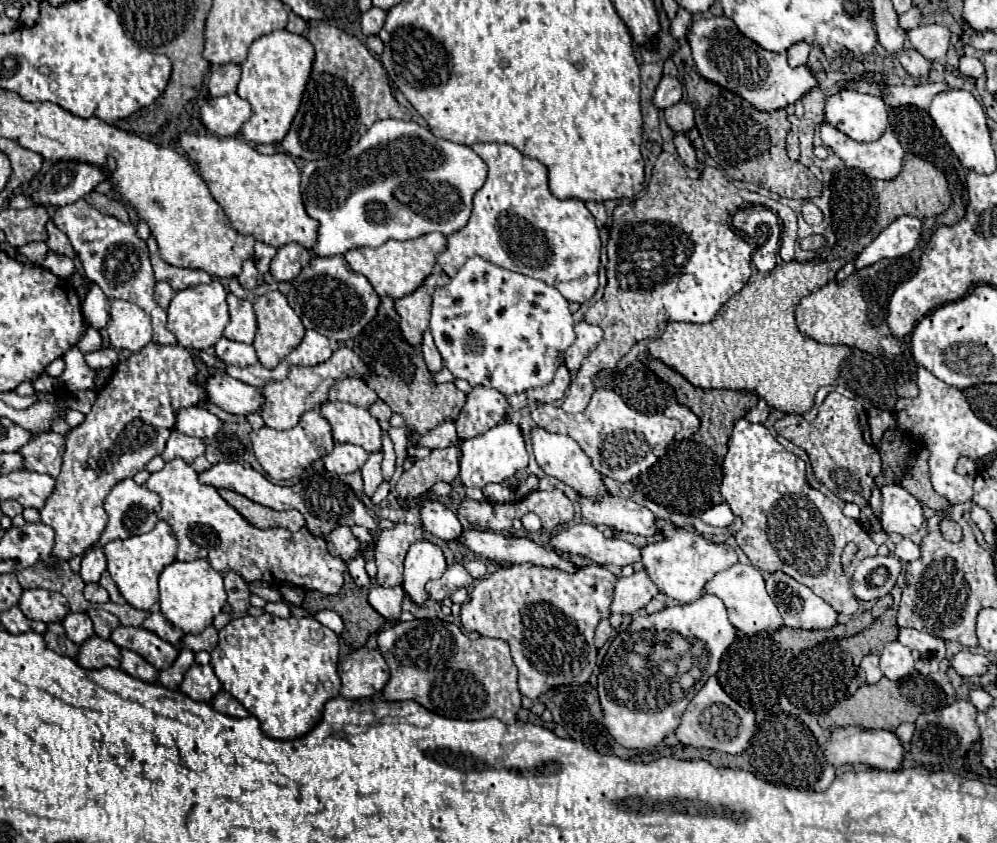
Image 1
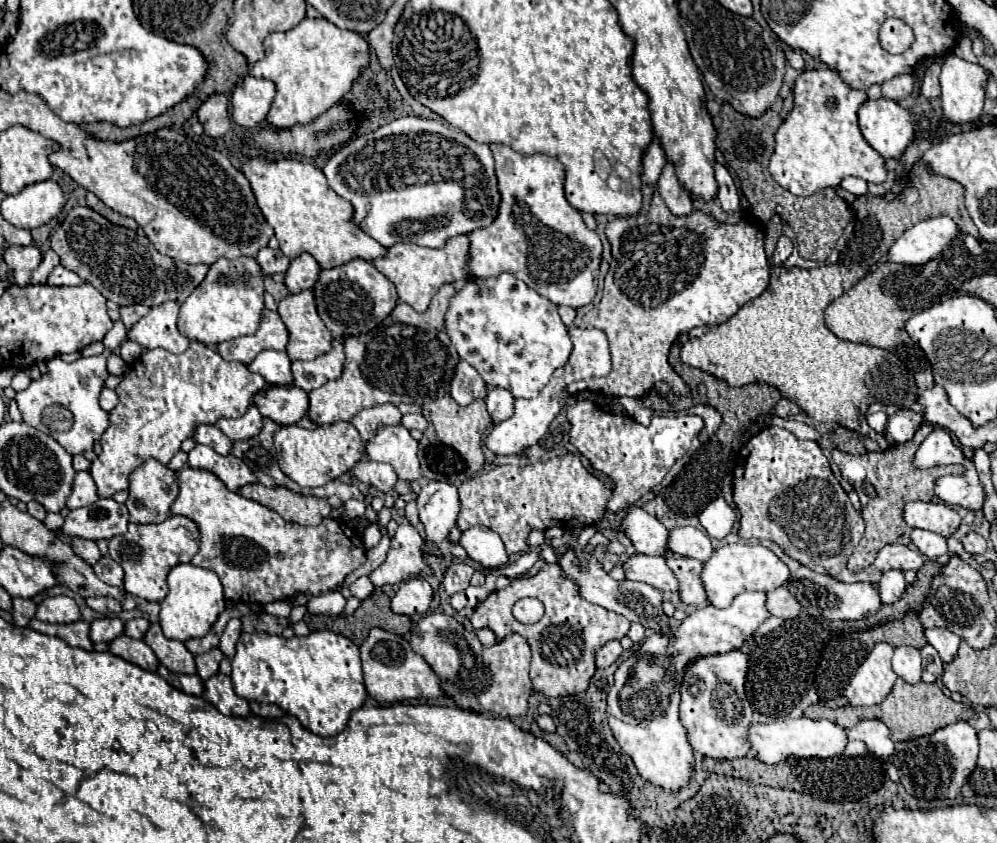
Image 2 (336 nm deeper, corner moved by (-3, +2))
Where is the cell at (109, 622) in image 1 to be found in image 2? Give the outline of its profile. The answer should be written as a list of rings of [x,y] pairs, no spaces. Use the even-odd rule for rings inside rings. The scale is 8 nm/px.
[[[131,619],[125,621],[125,635],[133,637],[133,639],[143,639],[143,633],[147,631],[149,621],[147,619]]]

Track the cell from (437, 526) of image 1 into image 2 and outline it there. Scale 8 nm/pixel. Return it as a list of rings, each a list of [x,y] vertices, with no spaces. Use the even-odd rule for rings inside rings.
[[[469,527],[461,533],[459,545],[467,551],[469,559],[481,567],[501,567],[509,559],[501,537],[489,527]]]

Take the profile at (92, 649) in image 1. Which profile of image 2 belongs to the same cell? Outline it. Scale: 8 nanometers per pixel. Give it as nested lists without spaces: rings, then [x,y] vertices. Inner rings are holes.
[[[119,635],[109,643],[109,651],[145,671],[155,671],[159,665],[159,659],[151,651],[149,645],[145,645],[139,639],[131,639],[127,635]]]

